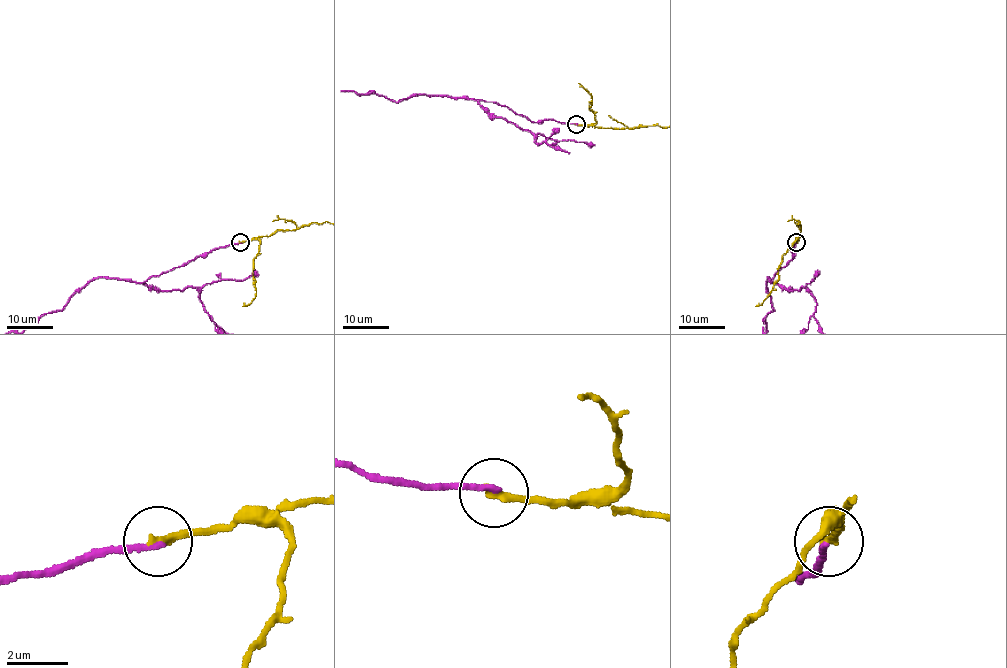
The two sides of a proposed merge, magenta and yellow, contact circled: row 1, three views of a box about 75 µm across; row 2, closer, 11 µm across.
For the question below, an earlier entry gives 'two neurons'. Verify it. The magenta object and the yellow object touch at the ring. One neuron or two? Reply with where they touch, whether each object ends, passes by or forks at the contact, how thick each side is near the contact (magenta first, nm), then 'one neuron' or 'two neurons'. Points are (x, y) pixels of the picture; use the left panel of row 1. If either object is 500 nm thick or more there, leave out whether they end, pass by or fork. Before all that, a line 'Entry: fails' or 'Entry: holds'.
Entry: holds
place (240, 242); magenta ends; yellow ends; calibres 200 and 280 nm; two neurons

